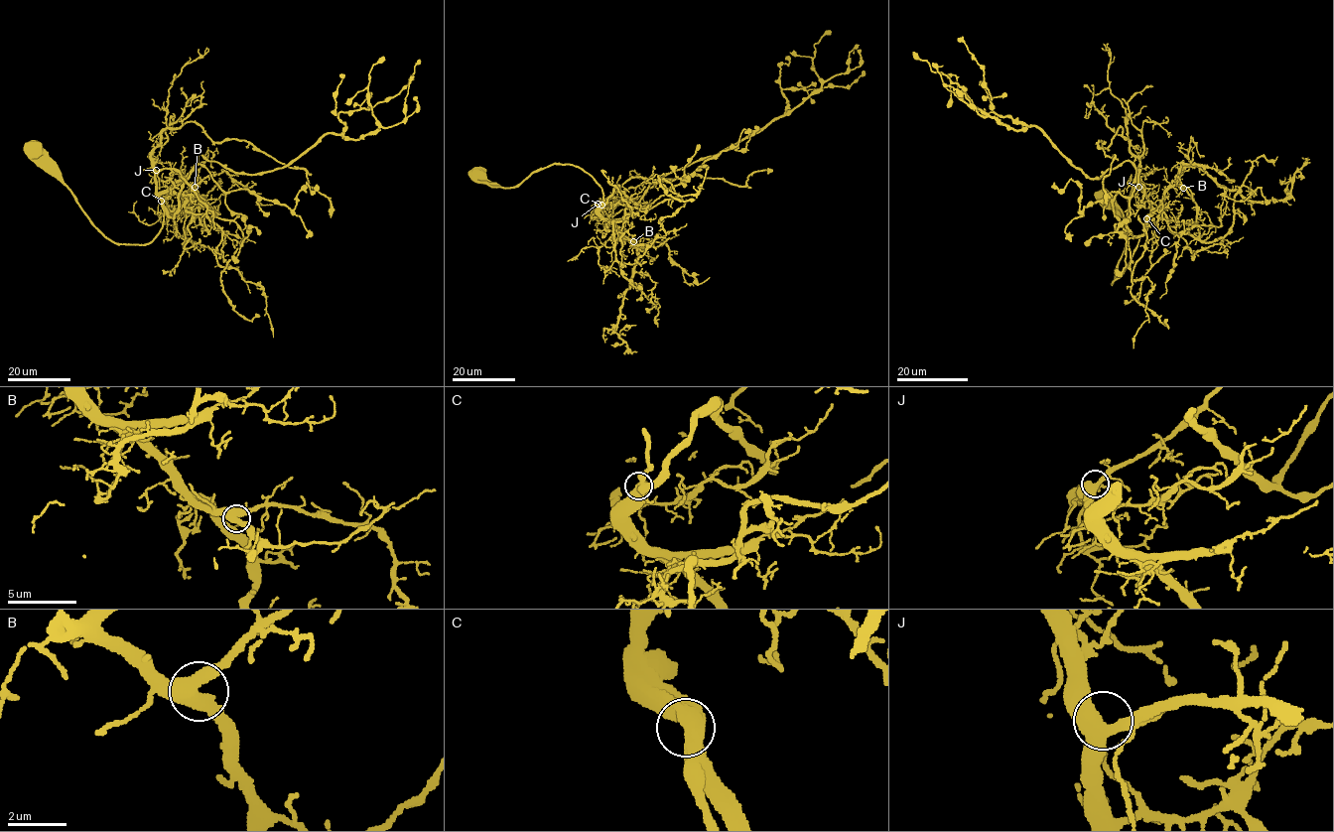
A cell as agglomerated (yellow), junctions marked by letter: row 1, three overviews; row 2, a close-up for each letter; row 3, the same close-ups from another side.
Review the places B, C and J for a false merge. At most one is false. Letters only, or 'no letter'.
no letter

